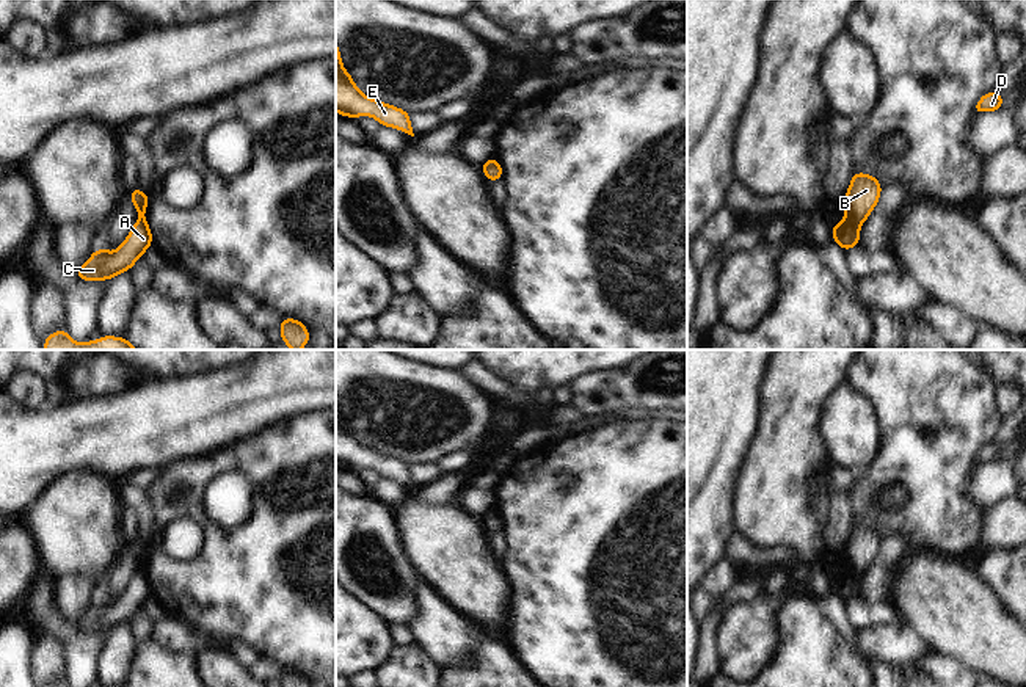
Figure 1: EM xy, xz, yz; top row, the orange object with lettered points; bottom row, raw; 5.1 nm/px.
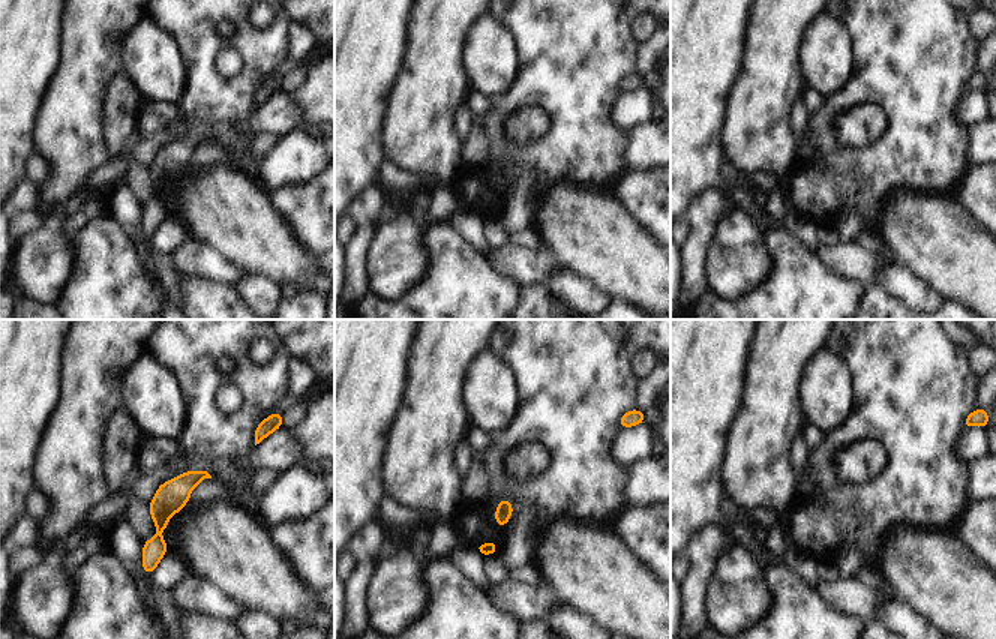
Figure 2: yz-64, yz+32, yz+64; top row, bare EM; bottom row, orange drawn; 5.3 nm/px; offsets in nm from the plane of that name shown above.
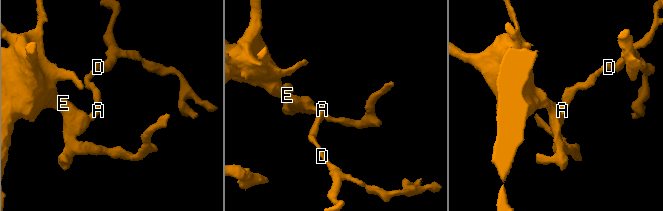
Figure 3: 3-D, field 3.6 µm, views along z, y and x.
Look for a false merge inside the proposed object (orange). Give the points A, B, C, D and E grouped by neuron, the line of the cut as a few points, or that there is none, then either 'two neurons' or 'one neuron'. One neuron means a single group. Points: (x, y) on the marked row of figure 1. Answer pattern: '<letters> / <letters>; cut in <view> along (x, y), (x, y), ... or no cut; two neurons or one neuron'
A C E / B D; cut in yz along (849, 217), (858, 225); two neurons

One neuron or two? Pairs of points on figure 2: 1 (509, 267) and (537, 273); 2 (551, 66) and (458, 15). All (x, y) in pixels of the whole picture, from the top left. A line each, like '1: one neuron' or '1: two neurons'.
1: one neuron
2: two neurons

